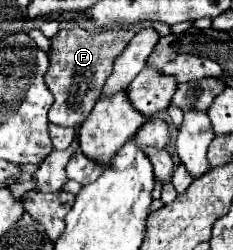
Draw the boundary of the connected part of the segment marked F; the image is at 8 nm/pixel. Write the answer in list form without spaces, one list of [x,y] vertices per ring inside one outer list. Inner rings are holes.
[[[78,26],[58,32],[52,40],[50,68],[46,72],[46,84],[56,98],[48,112],[52,124],[76,128],[88,118],[102,94],[108,74],[112,74],[114,60],[122,54],[132,36],[134,32],[92,32]]]

